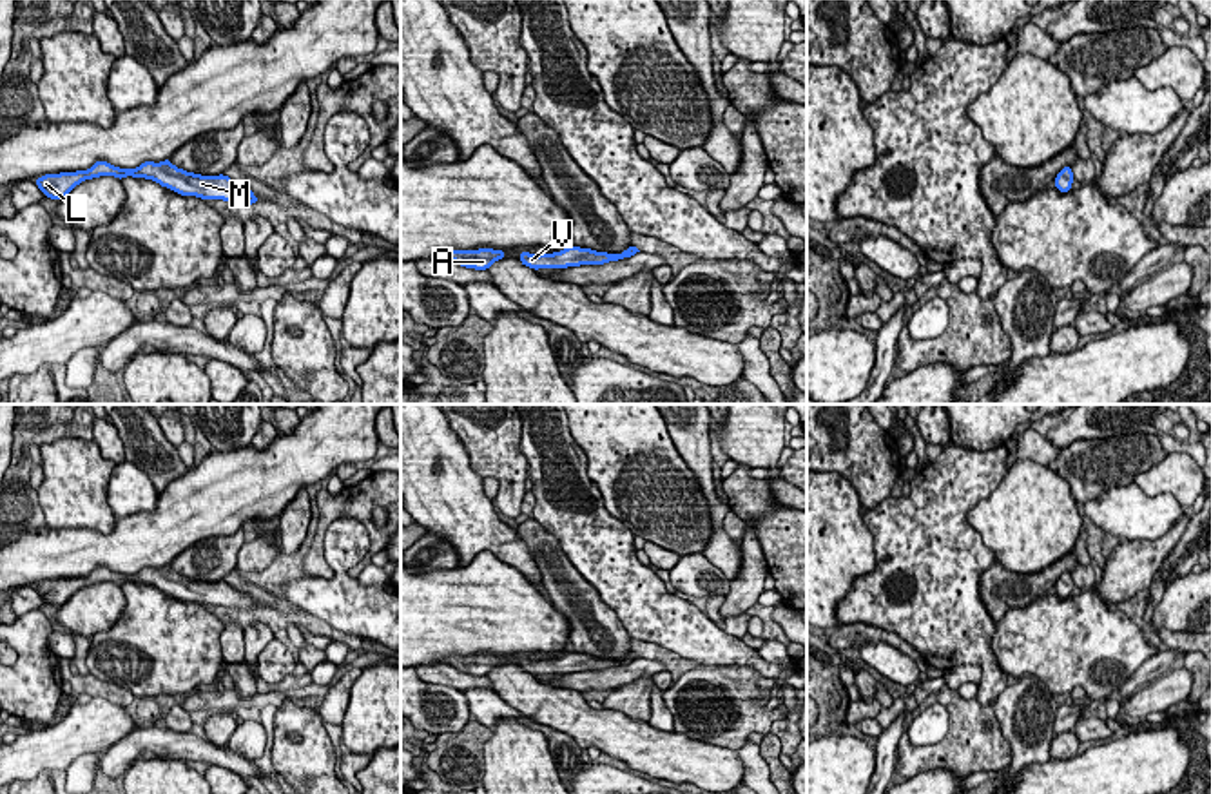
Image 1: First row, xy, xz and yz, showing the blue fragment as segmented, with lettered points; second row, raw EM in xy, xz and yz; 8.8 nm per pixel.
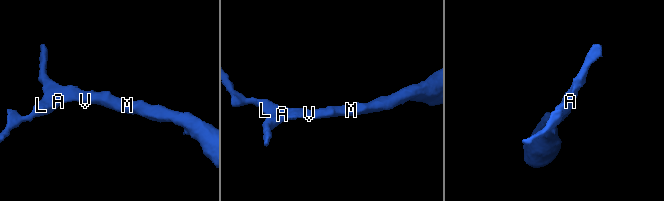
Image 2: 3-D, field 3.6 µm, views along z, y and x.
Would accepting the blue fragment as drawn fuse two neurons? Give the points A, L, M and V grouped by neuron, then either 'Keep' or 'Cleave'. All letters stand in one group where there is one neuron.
Groups: A L M V. Keep

